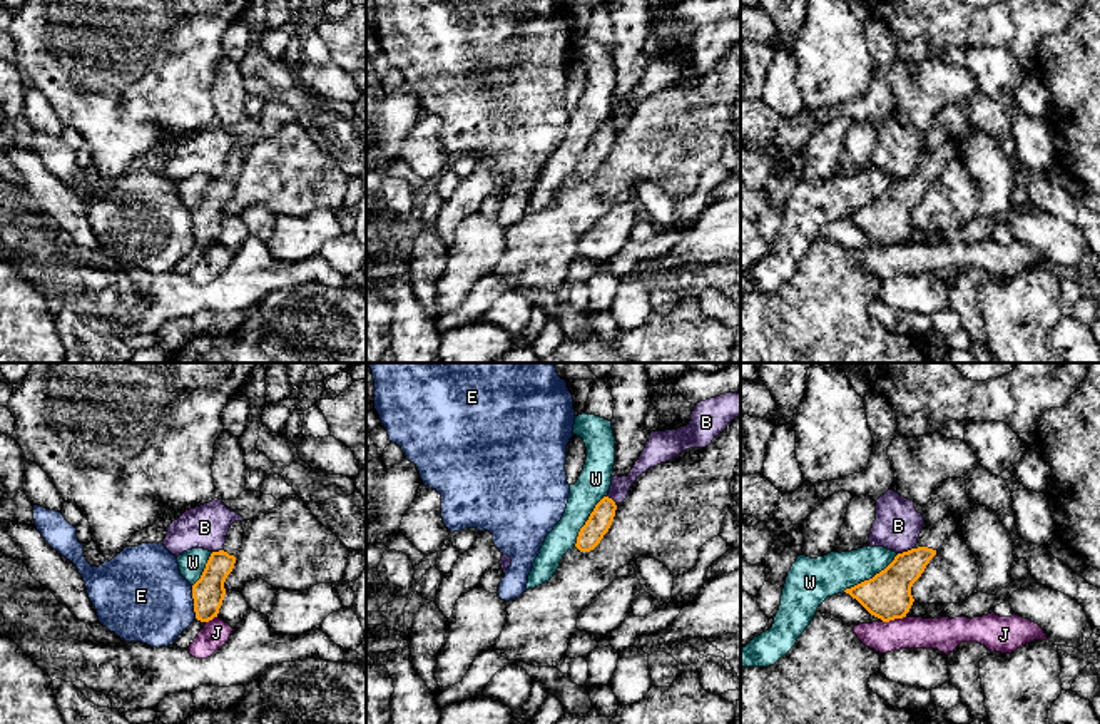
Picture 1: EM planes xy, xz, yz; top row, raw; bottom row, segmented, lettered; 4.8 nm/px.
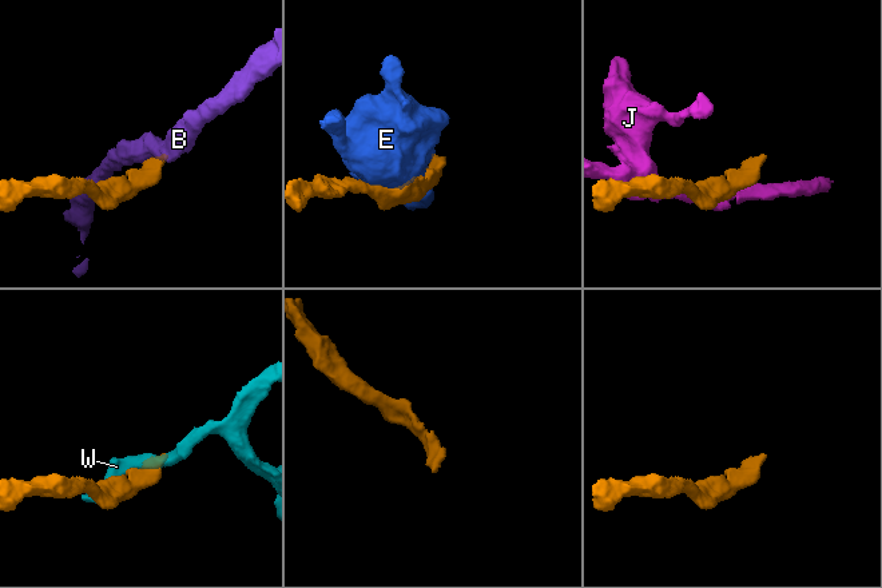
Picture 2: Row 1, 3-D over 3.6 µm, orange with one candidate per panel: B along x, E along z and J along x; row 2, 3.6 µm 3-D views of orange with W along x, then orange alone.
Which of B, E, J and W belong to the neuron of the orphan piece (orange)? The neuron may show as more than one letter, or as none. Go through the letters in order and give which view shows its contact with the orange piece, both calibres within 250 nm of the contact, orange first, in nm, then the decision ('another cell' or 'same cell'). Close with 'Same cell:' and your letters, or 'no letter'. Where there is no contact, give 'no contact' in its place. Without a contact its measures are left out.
B: meets orange in yz; 220 nm thick on the orange side, 220 nm on the other; another cell
E: meets orange in xy; 160 nm thick on the orange side, 440 nm on the other; another cell
J: meets orange in yz; 220 nm thick on the orange side, 160 nm on the other; another cell
W: meets orange in yz; 220 nm thick on the orange side, 200 nm on the other; another cell
Same cell: no letter

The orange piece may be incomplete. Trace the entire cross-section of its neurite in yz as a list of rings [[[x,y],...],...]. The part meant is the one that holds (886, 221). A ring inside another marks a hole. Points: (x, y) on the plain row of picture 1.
[[[953,142],[934,150],[924,147],[914,174],[898,179],[884,196],[844,217],[883,247],[906,242],[914,227],[913,209],[921,202],[936,176],[958,154],[960,149]]]

